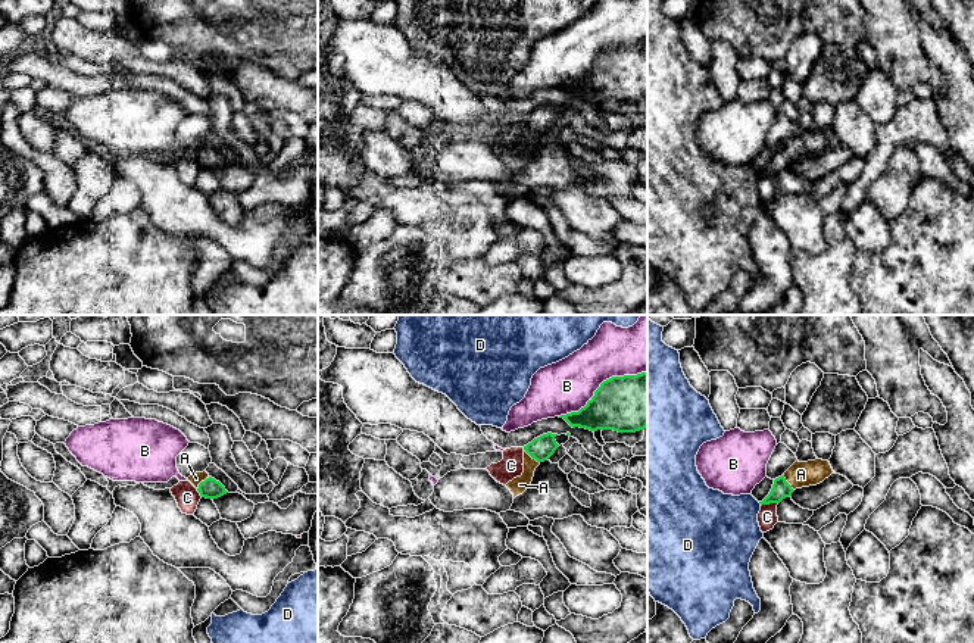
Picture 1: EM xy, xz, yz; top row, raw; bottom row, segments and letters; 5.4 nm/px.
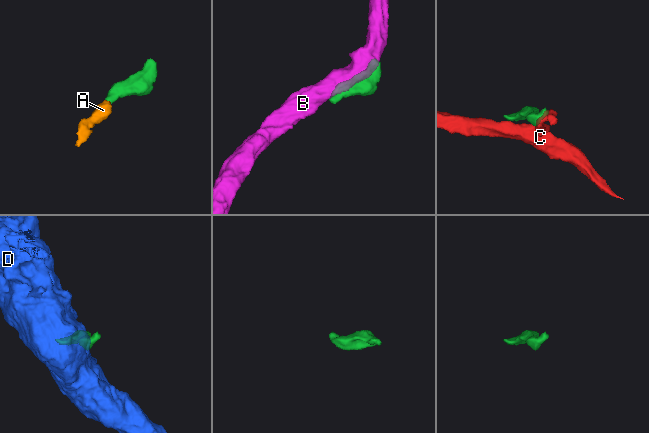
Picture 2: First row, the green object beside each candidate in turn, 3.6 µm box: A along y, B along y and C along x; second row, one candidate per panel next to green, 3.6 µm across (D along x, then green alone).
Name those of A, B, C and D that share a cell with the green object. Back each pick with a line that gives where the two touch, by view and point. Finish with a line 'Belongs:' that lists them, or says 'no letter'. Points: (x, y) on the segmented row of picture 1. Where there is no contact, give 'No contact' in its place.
A: Touches green at xz (531, 456)
Belongs: A

